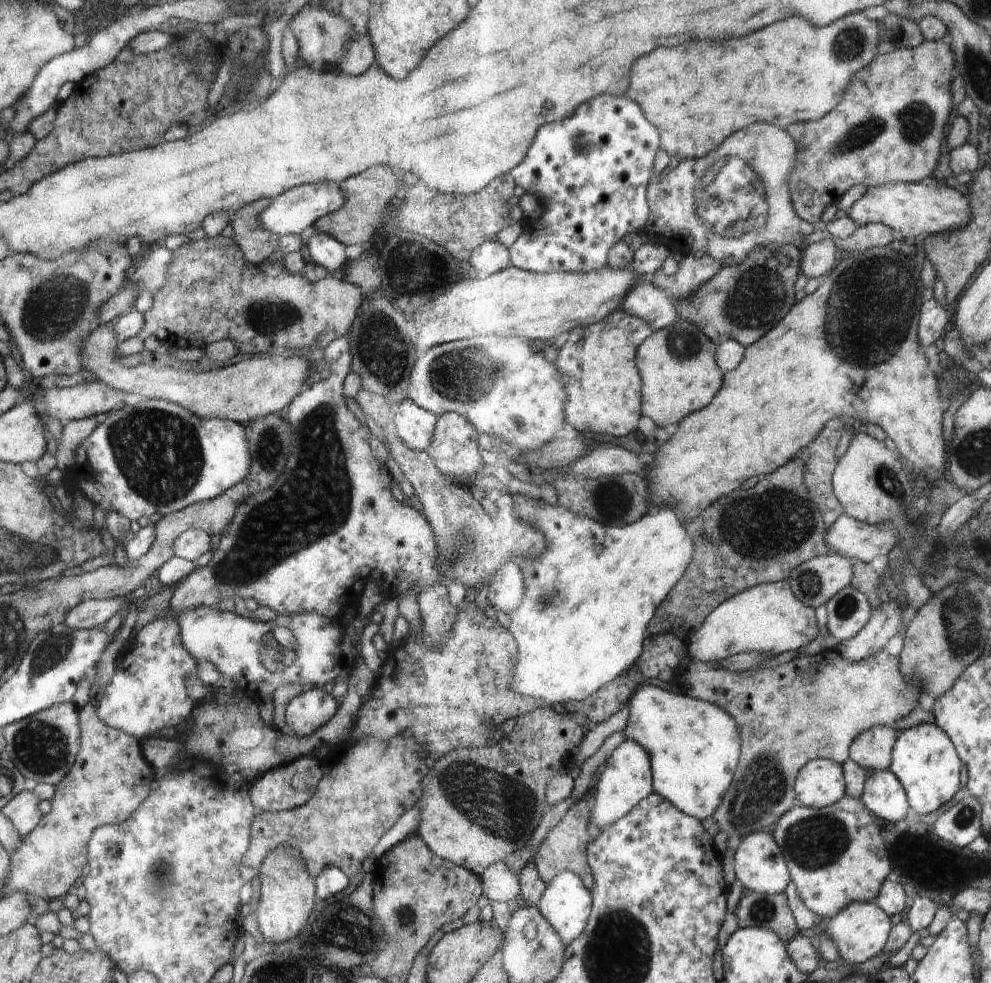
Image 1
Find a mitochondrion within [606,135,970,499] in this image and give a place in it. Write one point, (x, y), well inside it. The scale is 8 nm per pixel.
(872, 303)

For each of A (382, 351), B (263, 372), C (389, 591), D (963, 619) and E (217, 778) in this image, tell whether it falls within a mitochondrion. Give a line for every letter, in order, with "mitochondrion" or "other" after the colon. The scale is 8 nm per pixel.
A: mitochondrion
B: other
C: other
D: mitochondrion
E: other

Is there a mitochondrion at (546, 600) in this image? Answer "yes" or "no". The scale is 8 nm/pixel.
yes

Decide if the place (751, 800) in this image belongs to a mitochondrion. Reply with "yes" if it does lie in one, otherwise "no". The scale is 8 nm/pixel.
yes

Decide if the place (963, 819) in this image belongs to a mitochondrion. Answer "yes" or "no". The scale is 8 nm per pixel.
yes

